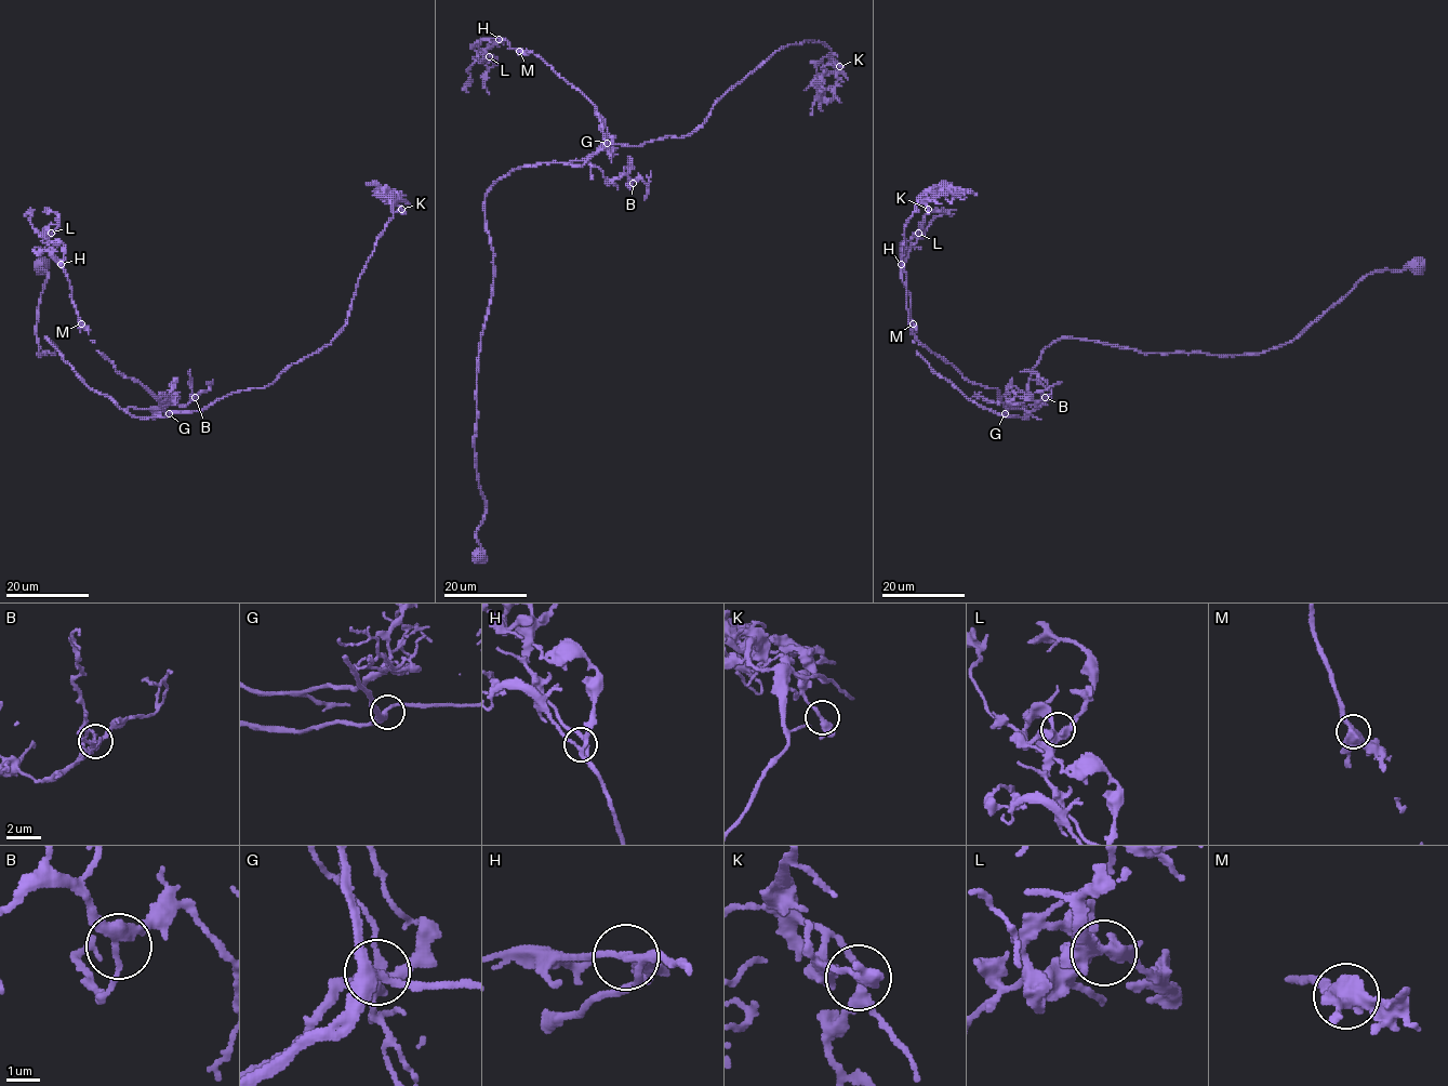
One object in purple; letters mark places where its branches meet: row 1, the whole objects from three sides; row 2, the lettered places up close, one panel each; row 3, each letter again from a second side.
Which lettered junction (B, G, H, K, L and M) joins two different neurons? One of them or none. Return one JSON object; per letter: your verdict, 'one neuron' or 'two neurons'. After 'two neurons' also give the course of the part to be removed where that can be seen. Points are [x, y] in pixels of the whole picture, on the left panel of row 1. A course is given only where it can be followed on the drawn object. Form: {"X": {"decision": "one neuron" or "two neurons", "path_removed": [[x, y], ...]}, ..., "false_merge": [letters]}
{"B": {"decision": "one neuron"}, "G": {"decision": "one neuron"}, "H": {"decision": "one neuron"}, "K": {"decision": "one neuron"}, "L": {"decision": "one neuron"}, "M": {"decision": "one neuron"}, "false_merge": []}

